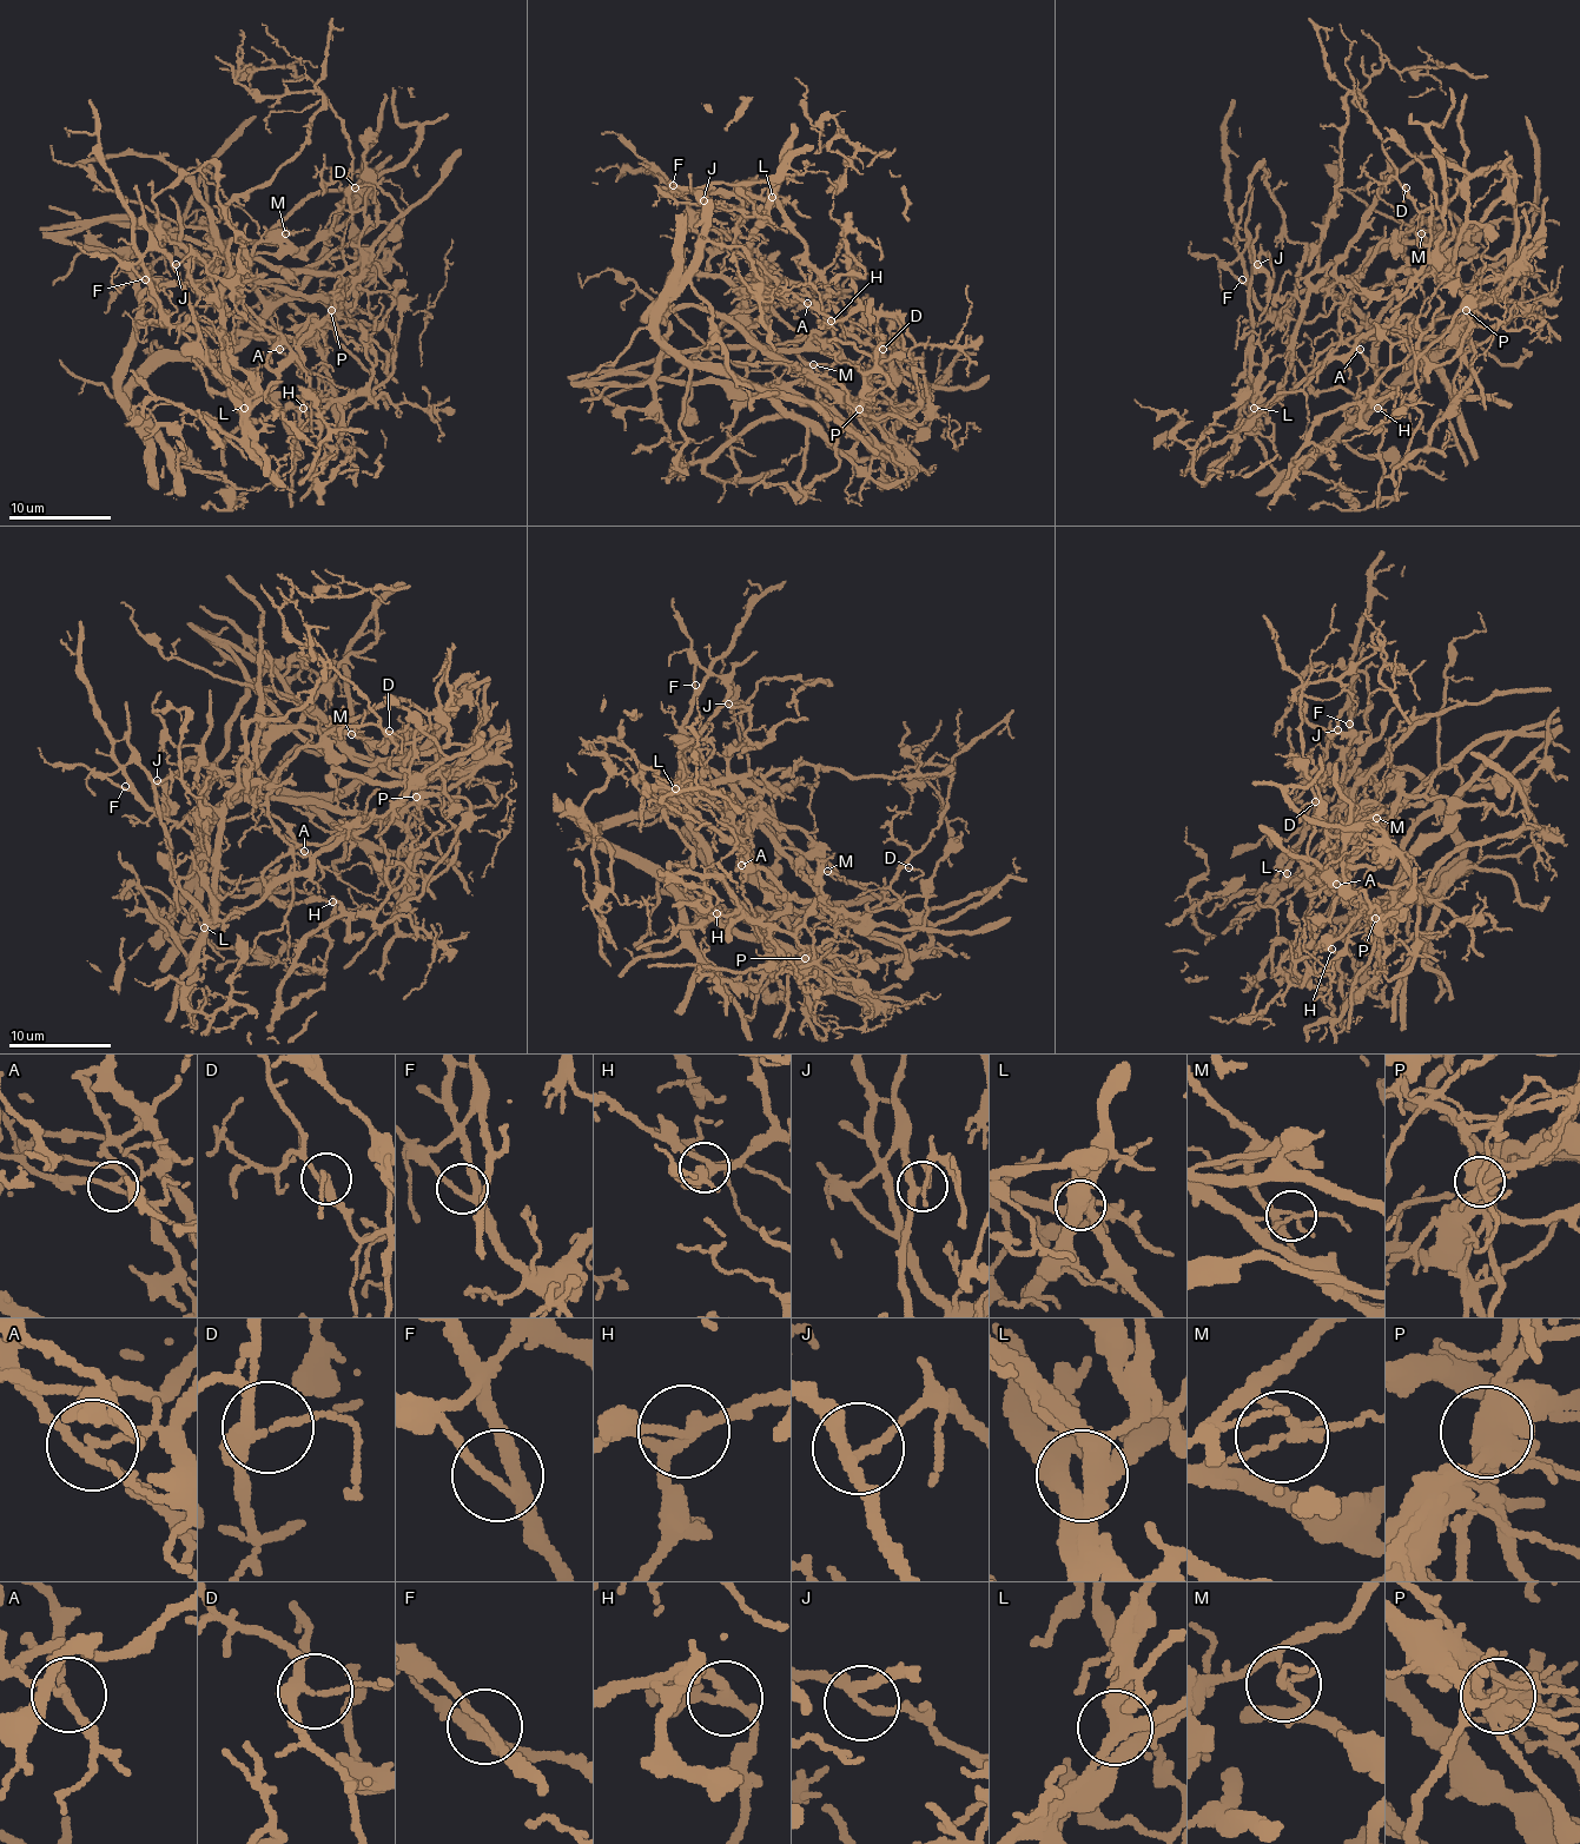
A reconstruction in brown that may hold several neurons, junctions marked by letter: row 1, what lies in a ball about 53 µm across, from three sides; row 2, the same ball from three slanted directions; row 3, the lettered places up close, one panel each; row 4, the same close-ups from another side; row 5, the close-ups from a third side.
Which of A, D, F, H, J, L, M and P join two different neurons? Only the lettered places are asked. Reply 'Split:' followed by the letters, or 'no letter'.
Split: A, M, P

